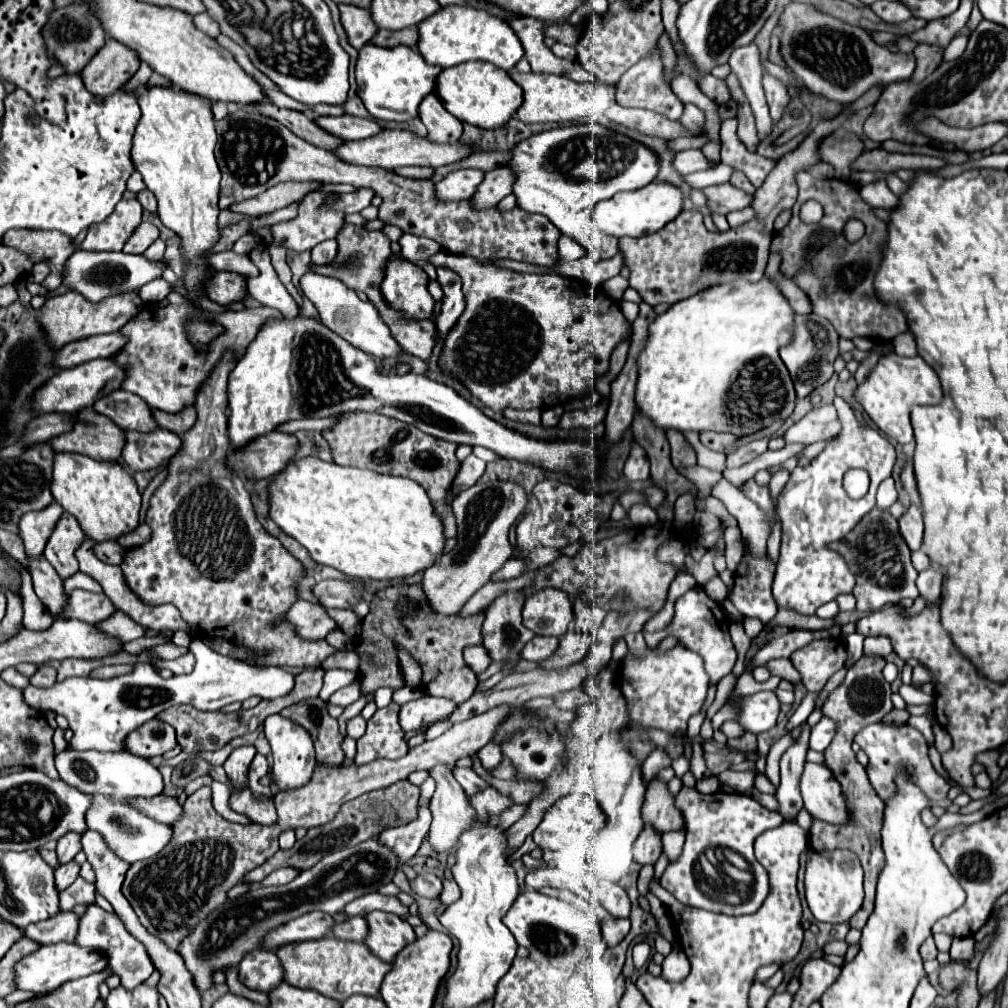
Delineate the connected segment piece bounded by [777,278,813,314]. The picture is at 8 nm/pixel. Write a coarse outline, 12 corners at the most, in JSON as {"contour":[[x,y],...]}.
{"contour":[[786,278],[777,285],[797,314],[813,312],[807,294]]}

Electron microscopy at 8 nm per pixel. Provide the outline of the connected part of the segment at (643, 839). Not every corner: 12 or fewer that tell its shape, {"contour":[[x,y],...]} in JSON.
{"contour":[[644,824],[634,846],[638,864],[654,864],[662,834]]}

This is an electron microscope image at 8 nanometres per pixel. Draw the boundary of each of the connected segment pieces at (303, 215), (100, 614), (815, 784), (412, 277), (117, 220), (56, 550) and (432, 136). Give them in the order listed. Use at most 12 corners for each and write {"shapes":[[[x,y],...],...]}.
{"shapes":[[[308,194],[290,222],[272,226],[274,242],[312,250],[336,238],[344,214],[320,210]],[[72,590],[54,620],[96,624],[114,612],[104,594]],[[806,762],[800,776],[812,818],[842,824],[842,788],[824,764]],[[390,256],[380,288],[408,318],[432,316],[428,276]],[[120,200],[92,224],[80,248],[120,252],[142,220],[138,200]],[[62,512],[44,556],[62,578],[78,572],[84,540],[78,520]],[[436,94],[420,102],[420,120],[428,140],[454,144],[462,122]]]}

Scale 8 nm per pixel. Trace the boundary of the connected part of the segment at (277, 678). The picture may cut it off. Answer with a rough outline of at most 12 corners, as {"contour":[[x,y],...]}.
{"contour":[[196,644],[192,674],[150,662],[108,680],[24,688],[66,716],[76,750],[126,750],[130,732],[190,704],[280,698],[294,676]]}

